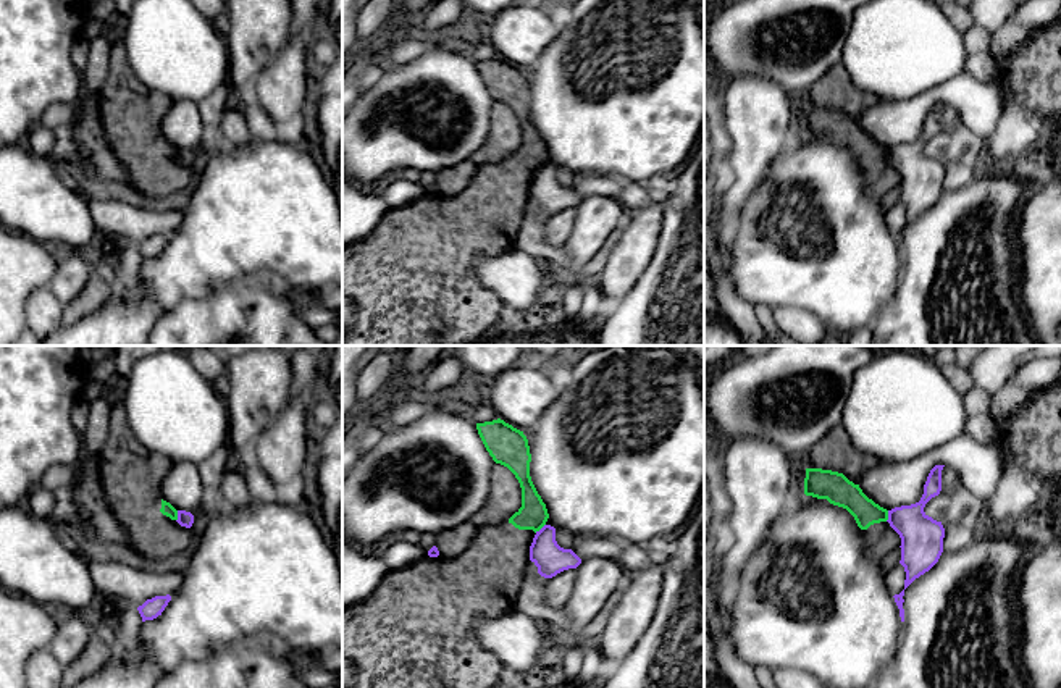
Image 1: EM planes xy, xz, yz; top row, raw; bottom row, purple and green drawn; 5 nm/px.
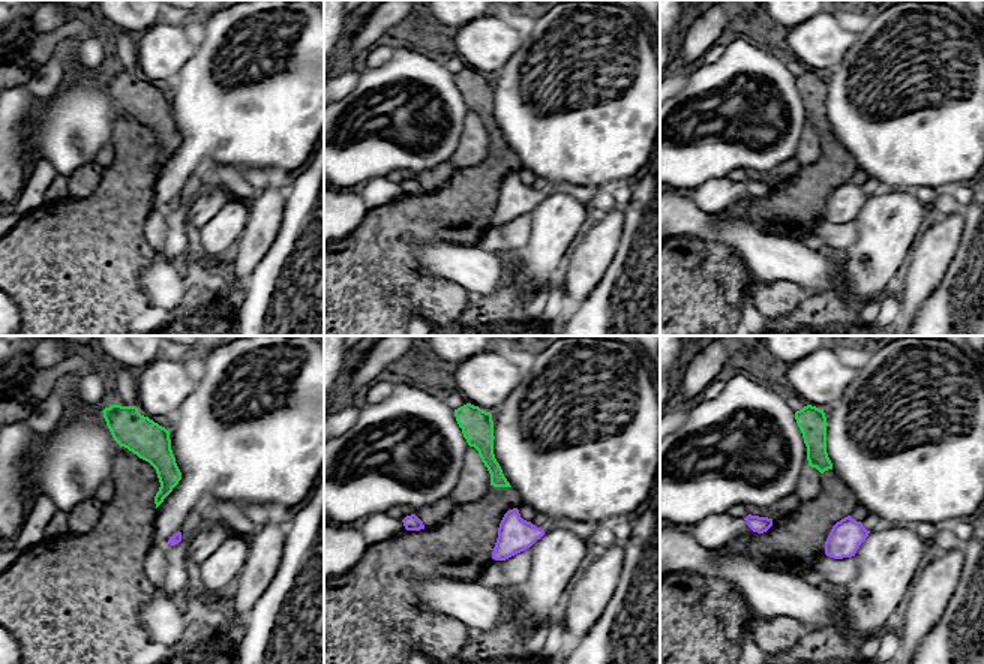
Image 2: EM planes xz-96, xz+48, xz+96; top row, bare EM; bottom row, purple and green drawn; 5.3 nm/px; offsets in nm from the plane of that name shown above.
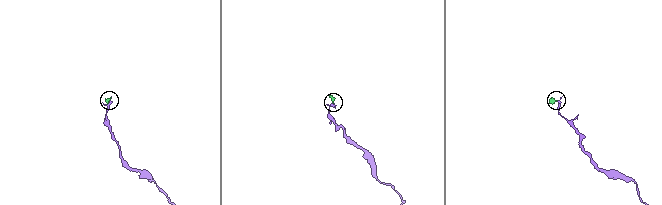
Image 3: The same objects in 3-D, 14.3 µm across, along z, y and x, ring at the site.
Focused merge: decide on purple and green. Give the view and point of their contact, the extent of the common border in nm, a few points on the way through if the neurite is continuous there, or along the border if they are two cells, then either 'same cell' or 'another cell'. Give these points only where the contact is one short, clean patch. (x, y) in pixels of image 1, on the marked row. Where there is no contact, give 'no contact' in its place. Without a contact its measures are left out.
contact yz (889, 516); length 60 nm; border yz (889, 511), (885, 520); another cell

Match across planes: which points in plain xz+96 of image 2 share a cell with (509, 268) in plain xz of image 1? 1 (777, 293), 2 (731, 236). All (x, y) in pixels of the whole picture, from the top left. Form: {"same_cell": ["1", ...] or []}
{"same_cell": ["2"]}

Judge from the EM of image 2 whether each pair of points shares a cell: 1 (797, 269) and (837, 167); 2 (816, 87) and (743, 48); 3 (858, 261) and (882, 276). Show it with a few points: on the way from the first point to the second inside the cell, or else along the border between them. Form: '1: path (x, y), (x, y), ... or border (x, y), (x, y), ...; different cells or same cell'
1: border (764, 231), (798, 239); different cells
2: border (794, 77), (806, 110); different cells
3: path (864, 267), (876, 270); same cell

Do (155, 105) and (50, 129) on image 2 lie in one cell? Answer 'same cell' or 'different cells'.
different cells

